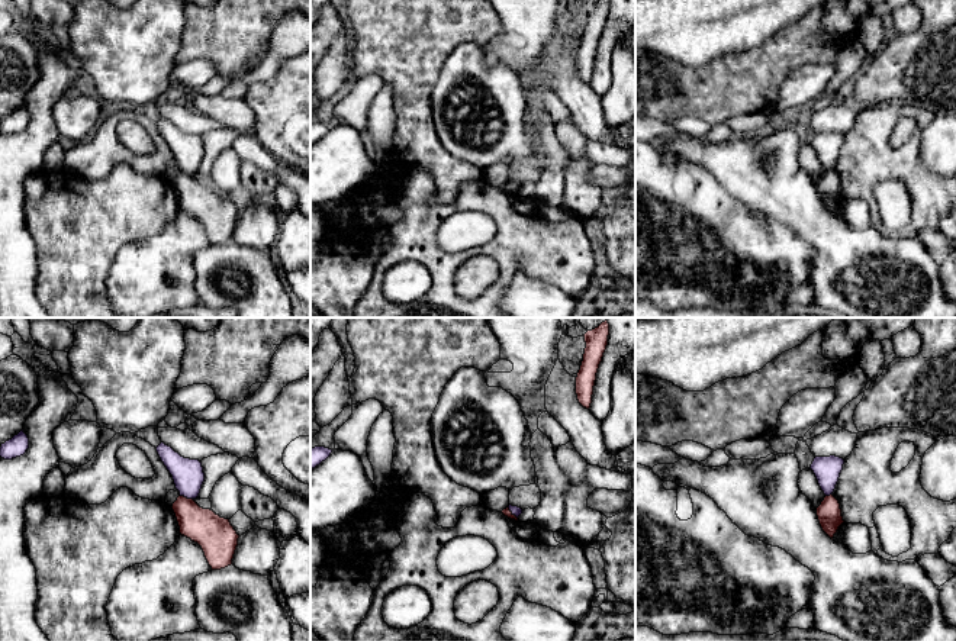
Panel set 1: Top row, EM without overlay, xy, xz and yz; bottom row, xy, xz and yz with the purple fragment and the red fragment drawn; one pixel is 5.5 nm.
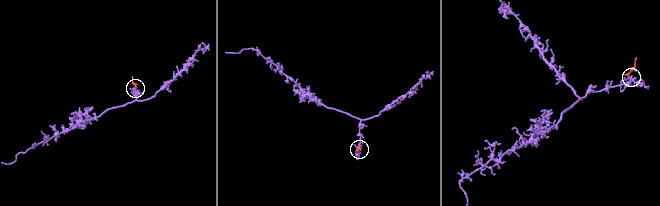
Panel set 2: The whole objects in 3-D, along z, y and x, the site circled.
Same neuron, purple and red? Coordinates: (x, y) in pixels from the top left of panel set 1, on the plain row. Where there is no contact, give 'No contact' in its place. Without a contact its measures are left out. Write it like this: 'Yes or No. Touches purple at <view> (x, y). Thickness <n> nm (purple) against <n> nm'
No. Touches purple at xy (186, 171). Thickness 170 nm (purple) against 200 nm

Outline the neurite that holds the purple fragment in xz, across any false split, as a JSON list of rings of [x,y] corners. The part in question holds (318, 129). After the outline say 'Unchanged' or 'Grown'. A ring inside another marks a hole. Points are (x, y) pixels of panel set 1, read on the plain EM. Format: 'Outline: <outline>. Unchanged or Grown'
Outline: [[[315,122],[310,125],[310,145],[319,141],[331,131],[332,125],[325,122]]]. Unchanged

